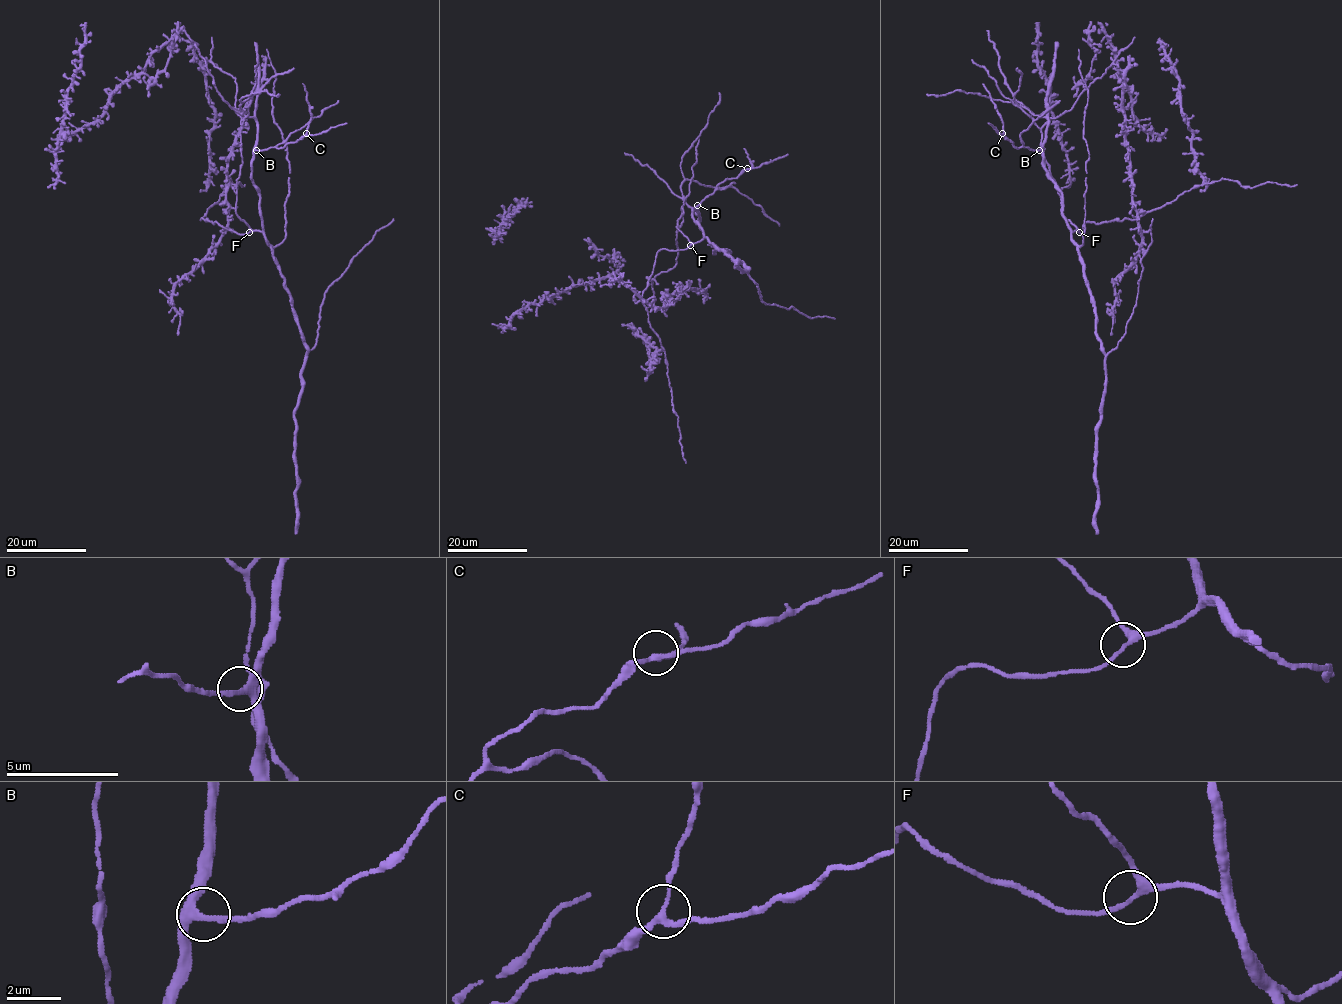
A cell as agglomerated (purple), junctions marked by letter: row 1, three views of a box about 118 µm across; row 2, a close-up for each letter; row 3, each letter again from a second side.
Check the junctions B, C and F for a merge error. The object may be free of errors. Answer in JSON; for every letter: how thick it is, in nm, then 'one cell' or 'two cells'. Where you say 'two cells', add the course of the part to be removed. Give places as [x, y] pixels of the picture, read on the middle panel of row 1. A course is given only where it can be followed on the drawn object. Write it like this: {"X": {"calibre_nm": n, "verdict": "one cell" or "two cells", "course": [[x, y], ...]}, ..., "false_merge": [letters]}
{"B": {"calibre_nm": 200, "verdict": "one cell"}, "C": {"calibre_nm": 180, "verdict": "one cell"}, "F": {"calibre_nm": 220, "verdict": "one cell"}, "false_merge": []}

